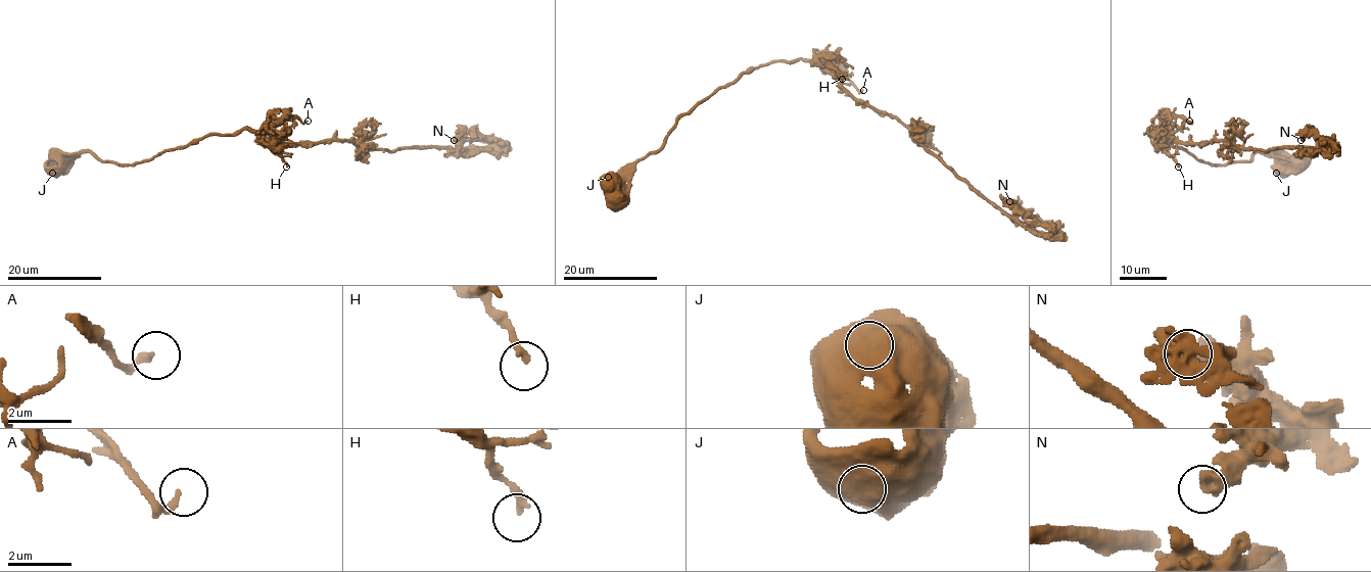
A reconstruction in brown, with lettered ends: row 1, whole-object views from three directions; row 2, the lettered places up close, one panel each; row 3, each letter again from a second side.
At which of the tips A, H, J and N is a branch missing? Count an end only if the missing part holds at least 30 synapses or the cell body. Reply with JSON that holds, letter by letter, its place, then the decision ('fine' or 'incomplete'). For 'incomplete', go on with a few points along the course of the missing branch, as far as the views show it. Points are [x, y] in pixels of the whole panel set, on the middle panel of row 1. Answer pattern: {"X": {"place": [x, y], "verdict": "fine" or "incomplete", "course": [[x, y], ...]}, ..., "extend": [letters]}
{"A": {"place": [863, 90], "verdict": "fine"}, "H": {"place": [842, 79], "verdict": "fine"}, "J": {"place": [608, 177], "verdict": "fine"}, "N": {"place": [1009, 201], "verdict": "fine"}, "extend": []}

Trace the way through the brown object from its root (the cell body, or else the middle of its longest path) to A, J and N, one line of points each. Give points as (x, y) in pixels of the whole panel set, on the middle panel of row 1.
A: (616, 199), (628, 171), (662, 145), (682, 115), (744, 73), (775, 61), (809, 58), (836, 63), (863, 90)
J: (616, 199), (614, 191), (620, 183), (608, 177)
N: (616, 199), (628, 171), (718, 90), (809, 58), (1011, 217), (1051, 230), (1009, 201)

